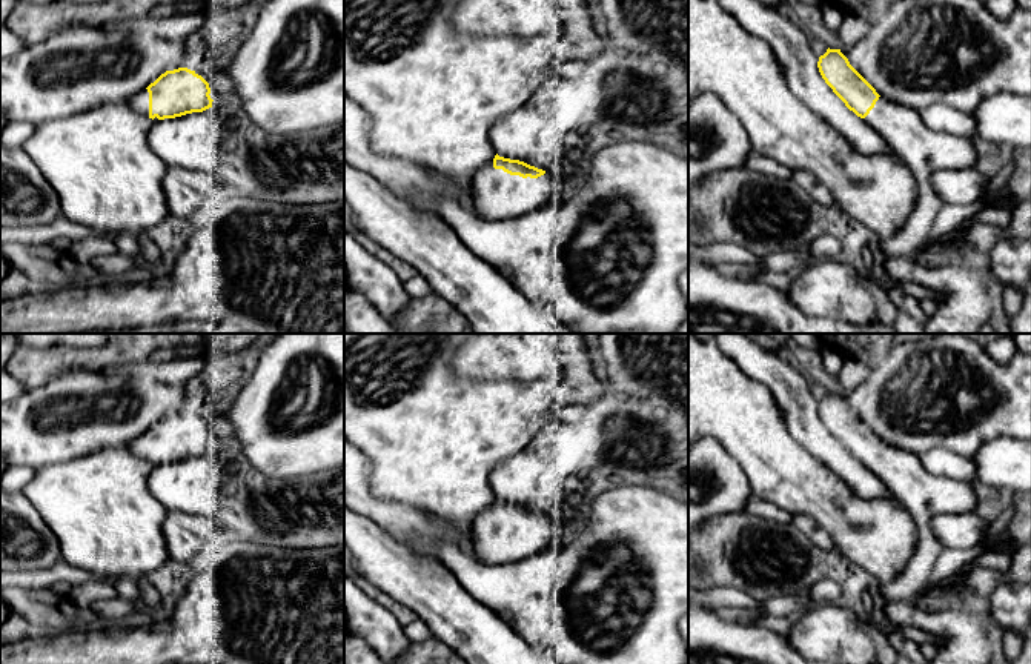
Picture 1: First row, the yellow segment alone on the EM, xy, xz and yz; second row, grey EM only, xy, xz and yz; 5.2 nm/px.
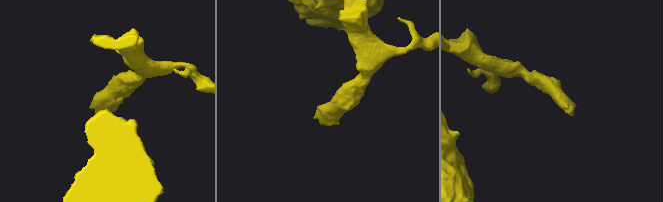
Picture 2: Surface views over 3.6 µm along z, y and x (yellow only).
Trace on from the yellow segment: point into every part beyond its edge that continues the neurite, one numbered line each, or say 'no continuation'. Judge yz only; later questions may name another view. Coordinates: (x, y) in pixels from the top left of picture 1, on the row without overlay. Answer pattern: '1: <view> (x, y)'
1: yz (925, 495)

